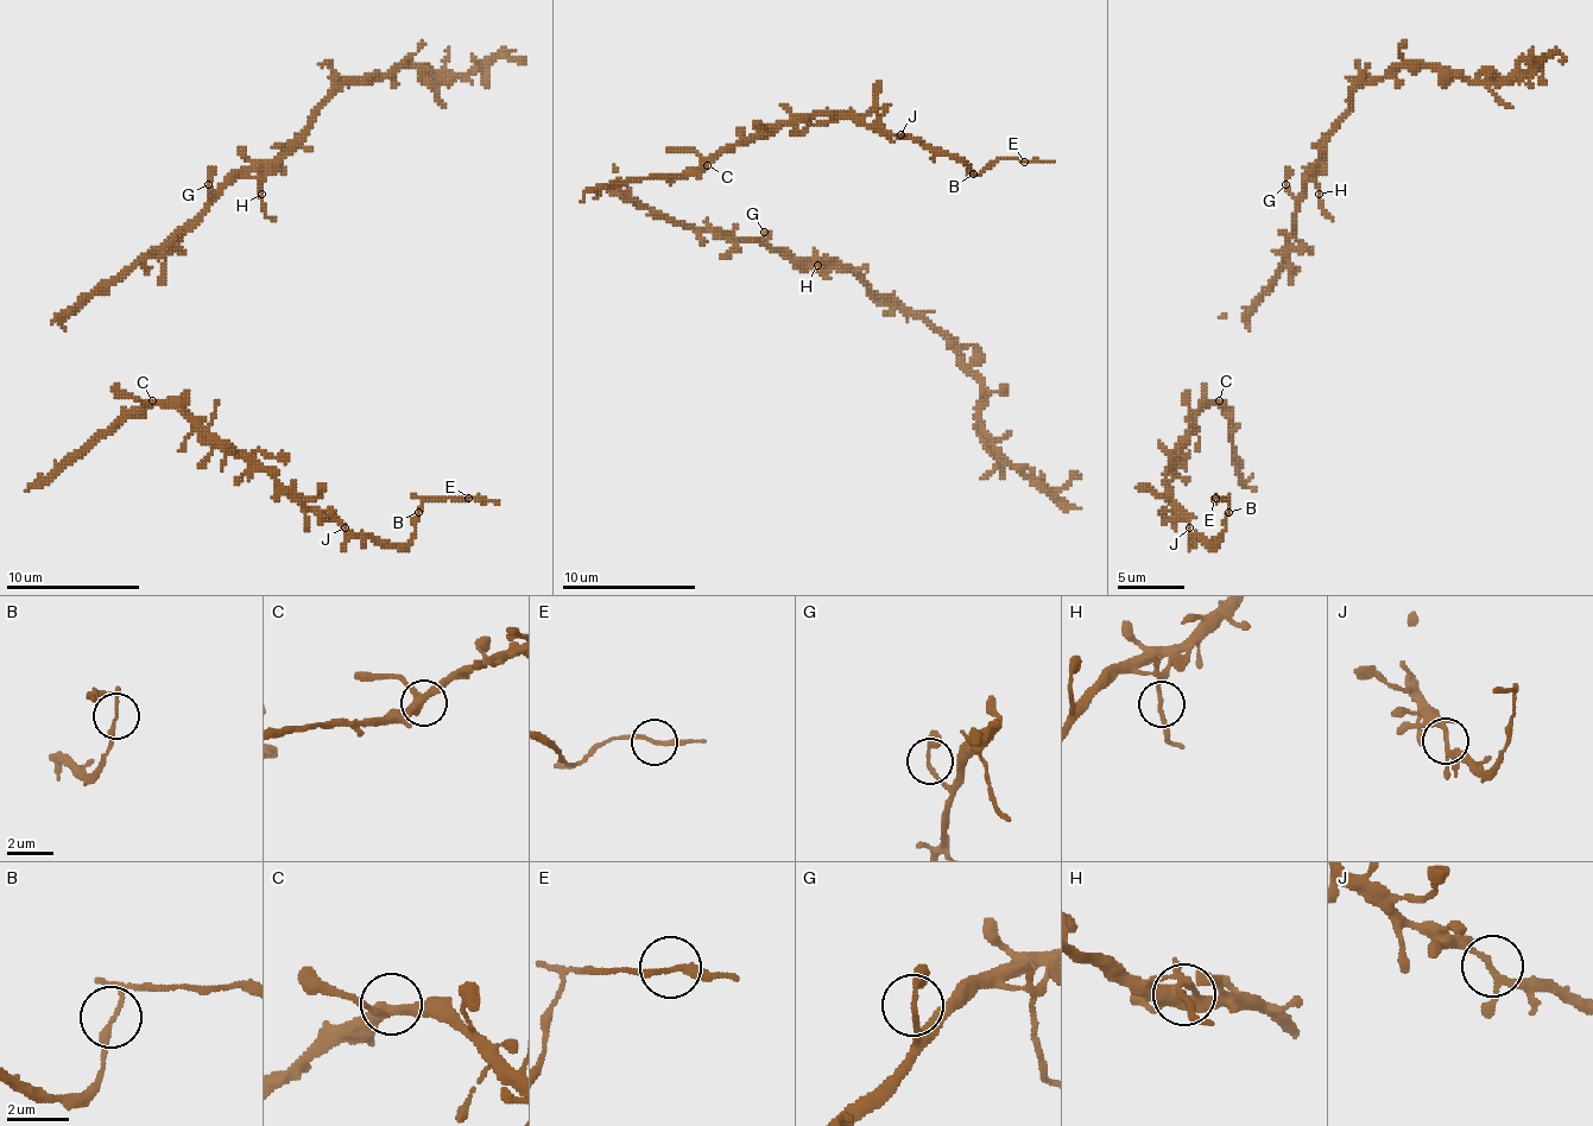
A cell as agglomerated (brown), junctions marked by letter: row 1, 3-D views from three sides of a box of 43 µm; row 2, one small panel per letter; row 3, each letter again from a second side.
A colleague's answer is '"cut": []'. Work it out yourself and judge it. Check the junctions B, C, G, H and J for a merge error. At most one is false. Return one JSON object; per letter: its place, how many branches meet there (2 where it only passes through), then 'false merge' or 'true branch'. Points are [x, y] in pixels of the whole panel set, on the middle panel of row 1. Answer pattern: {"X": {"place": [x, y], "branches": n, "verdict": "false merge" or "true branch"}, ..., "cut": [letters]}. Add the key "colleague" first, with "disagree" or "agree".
{"colleague": "disagree", "B": {"place": [973, 174], "branches": 3, "verdict": "false merge"}, "C": {"place": [707, 165], "branches": 3, "verdict": "true branch"}, "G": {"place": [764, 232], "branches": 2, "verdict": "true branch"}, "H": {"place": [817, 265], "branches": 2, "verdict": "true branch"}, "J": {"place": [901, 134], "branches": 3, "verdict": "true branch"}, "cut": ["B"]}

